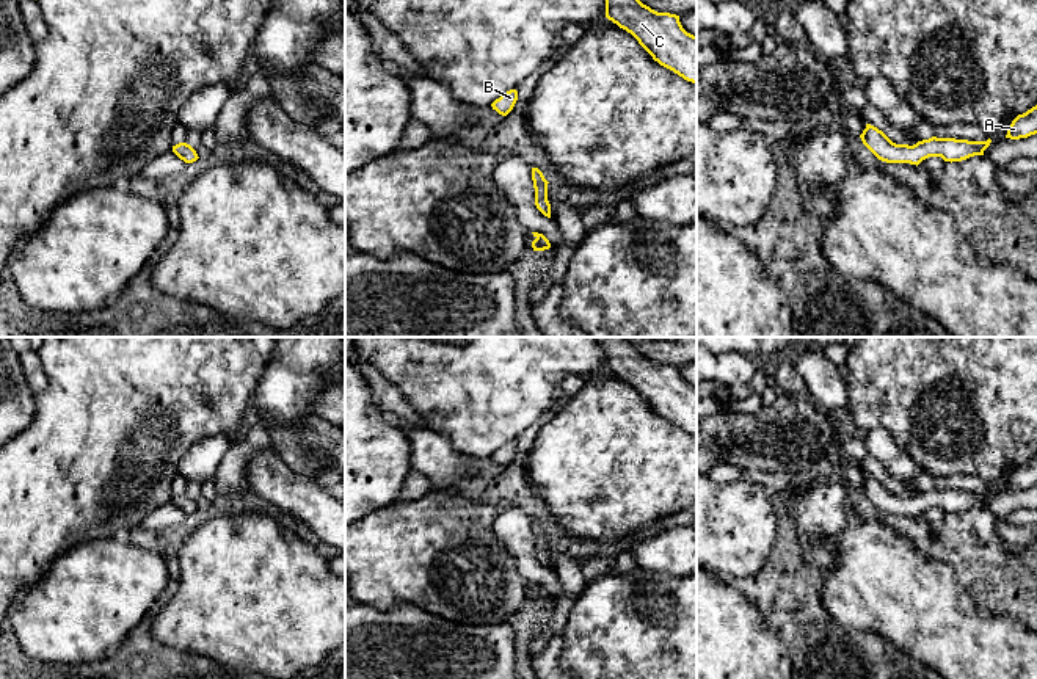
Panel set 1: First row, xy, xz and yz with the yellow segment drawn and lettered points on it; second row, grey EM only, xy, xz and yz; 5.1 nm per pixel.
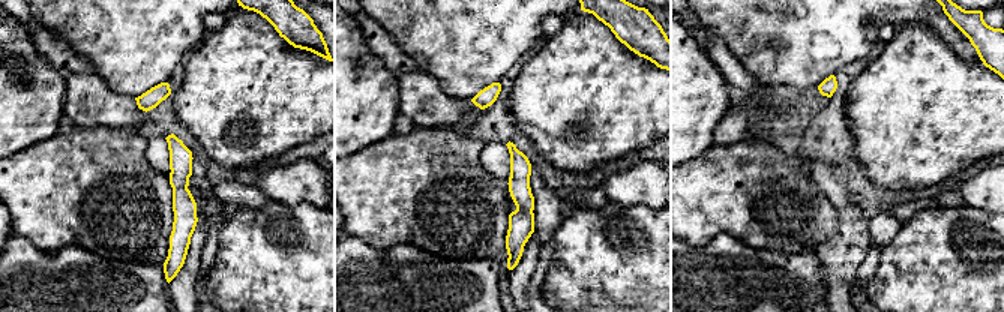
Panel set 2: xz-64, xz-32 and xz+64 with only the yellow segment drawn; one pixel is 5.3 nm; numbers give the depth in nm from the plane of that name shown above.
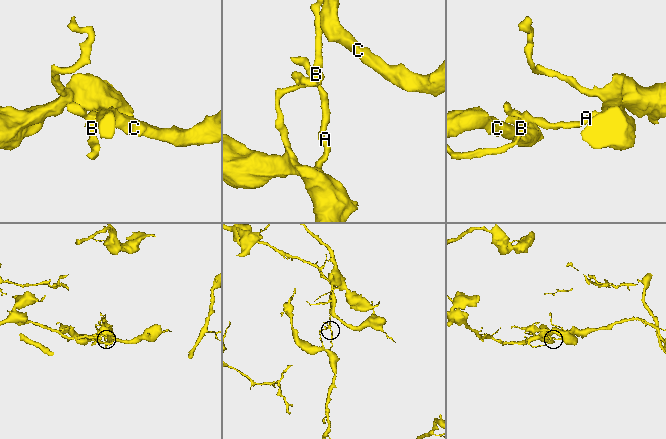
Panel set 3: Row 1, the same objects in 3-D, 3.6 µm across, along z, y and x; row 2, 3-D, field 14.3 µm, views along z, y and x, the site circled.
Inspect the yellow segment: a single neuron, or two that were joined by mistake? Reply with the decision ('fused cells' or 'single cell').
fused cells

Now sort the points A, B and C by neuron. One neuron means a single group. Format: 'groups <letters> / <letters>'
groups A / B C

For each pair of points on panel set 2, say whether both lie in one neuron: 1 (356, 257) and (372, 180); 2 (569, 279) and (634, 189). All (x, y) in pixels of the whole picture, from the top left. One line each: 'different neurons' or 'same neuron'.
1: different neurons
2: different neurons

